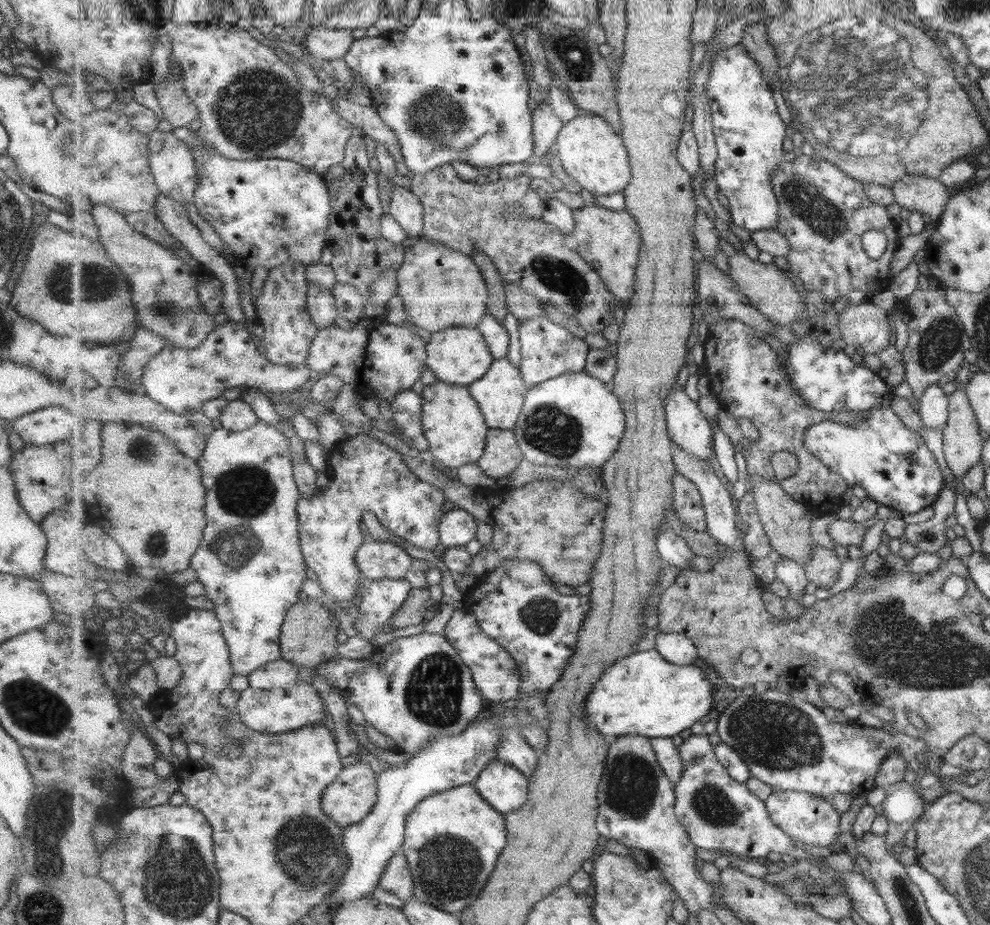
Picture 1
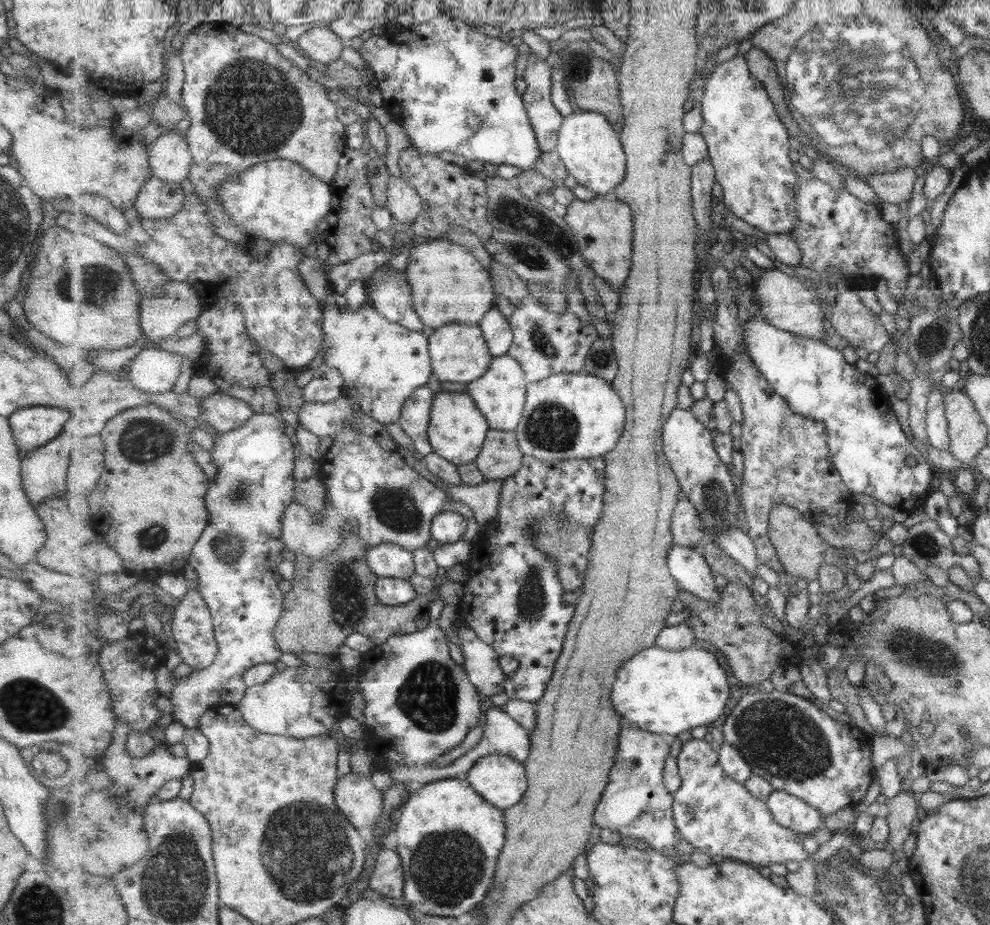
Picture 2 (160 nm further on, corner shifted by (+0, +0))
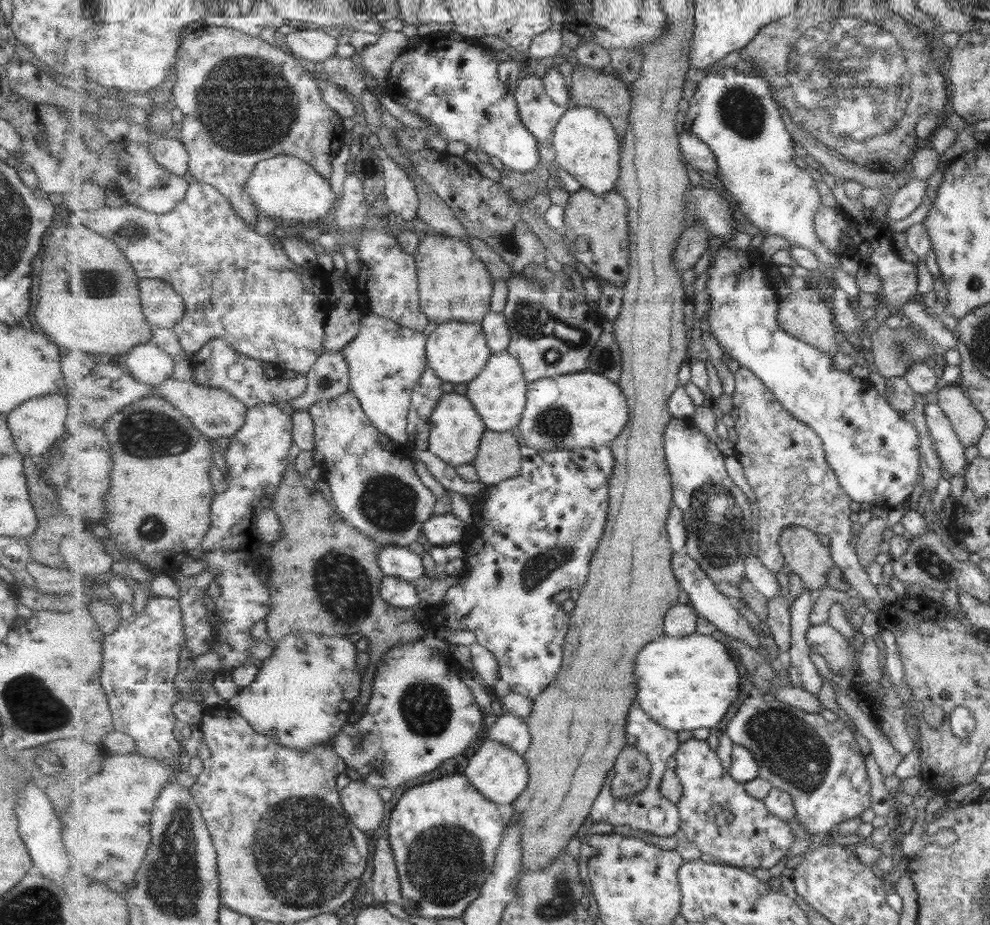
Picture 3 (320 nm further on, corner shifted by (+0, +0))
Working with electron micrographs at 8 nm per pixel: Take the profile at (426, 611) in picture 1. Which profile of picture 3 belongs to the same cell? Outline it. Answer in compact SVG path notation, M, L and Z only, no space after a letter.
M295 468L287 470L287 478L278 487L273 509L284 524L285 534L282 536L283 540L272 544L273 549L269 556L269 588L273 608L264 620L268 636L273 641L280 641L281 636L301 630L332 637L360 634L369 640L371 664L378 664L401 641L420 640L428 635L423 622L416 619L417 605L413 609L404 610L389 604L382 597L382 578L385 574L379 566L381 546L357 530L356 526L344 521L339 511L335 510L335 504L331 504L331 498L323 494L323 490L315 489L315 486L305 486L302 475Z

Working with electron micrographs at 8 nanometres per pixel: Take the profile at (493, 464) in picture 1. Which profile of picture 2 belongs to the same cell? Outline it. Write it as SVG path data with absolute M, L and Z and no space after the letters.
M490 428L482 452L474 461L487 481L504 480L522 468L524 455L516 431Z

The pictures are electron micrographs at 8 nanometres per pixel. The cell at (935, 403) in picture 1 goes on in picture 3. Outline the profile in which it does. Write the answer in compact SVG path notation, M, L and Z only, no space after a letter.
M926 404L924 407L924 419L933 439L933 446L938 459L942 464L945 476L961 475L966 462L963 456L963 447L958 436L952 429L947 417L937 407L937 404Z

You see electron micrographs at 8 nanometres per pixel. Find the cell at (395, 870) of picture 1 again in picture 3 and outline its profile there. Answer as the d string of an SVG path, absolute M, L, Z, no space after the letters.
M381 838L377 842L373 855L374 872L372 876L372 894L376 903L401 903L402 885L396 858L389 840Z

